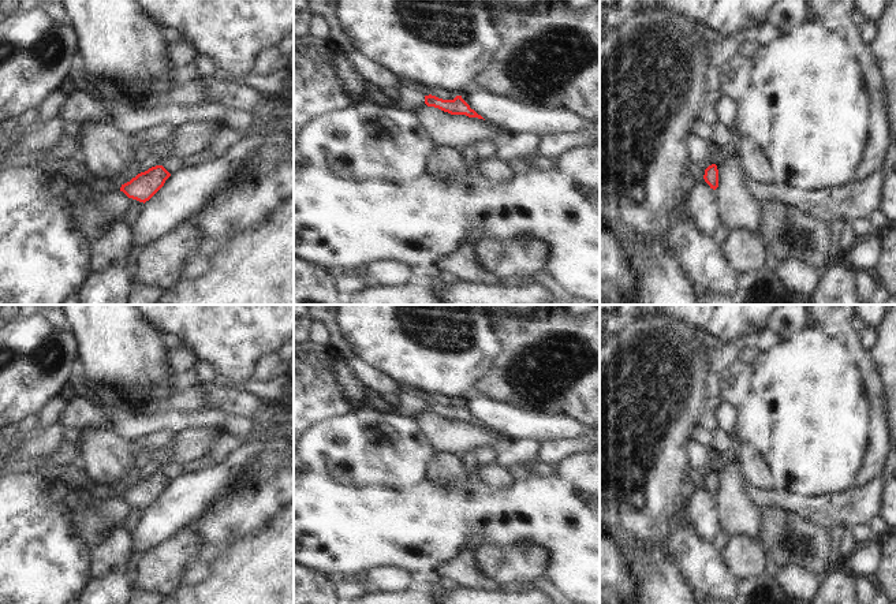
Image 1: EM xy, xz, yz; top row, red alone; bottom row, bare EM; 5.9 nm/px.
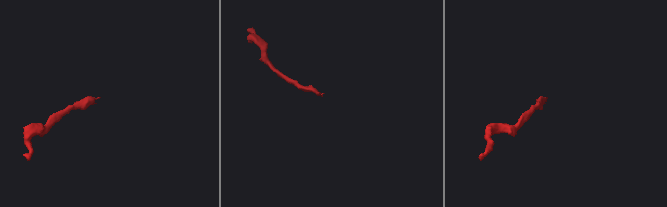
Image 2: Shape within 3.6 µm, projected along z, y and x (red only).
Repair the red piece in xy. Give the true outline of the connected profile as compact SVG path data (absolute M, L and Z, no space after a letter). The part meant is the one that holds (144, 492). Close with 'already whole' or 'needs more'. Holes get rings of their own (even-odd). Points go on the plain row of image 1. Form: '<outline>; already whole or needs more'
M156 471L122 491L120 497L128 504L145 510L164 492L169 482L171 480L163 471Z; already whole

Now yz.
M712 470L705 476L703 485L710 495L716 496L718 493L718 476L716 470Z; already whole

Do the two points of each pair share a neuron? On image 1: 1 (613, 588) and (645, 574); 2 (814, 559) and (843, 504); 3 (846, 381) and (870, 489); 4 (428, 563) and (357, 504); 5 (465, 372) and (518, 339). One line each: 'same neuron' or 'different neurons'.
1: different neurons
2: different neurons
3: different neurons
4: same neuron
5: different neurons

